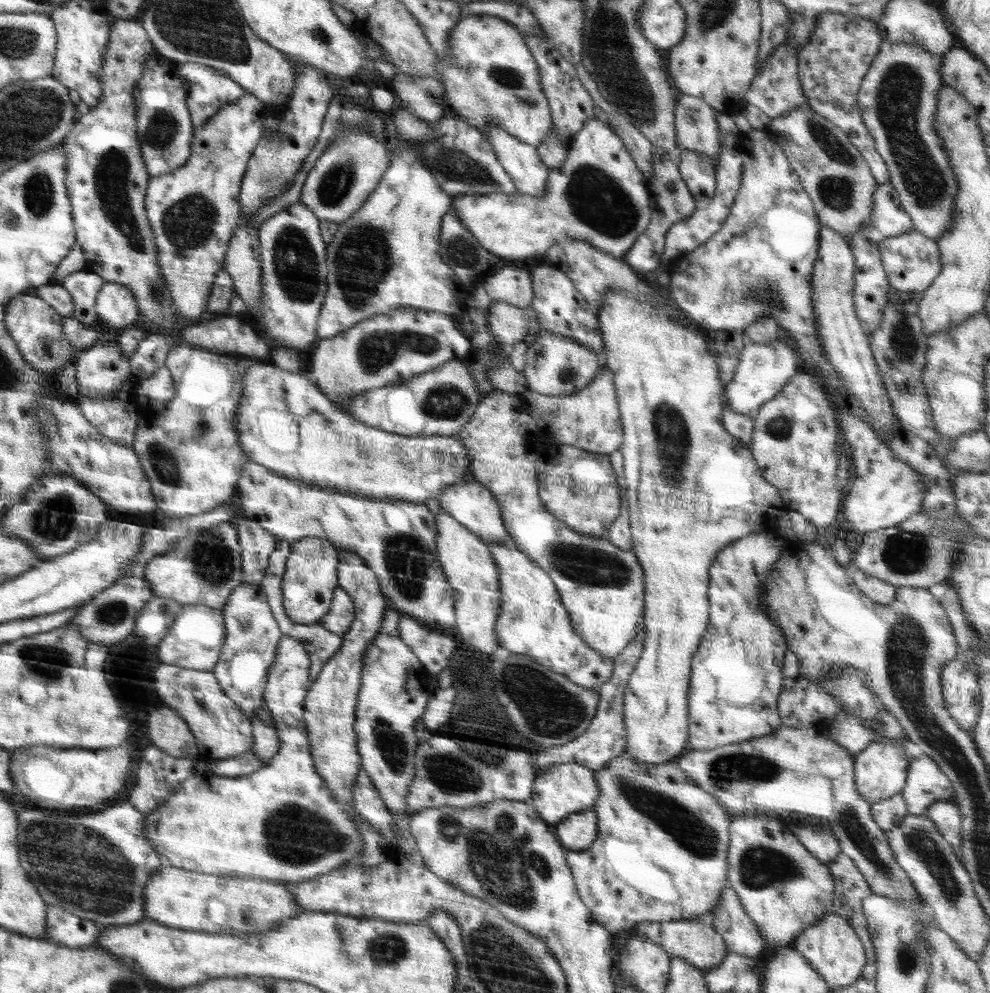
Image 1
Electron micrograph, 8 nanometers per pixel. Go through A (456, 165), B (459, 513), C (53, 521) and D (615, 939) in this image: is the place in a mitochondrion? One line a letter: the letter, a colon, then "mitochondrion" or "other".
A: mitochondrion
B: other
C: mitochondrion
D: other

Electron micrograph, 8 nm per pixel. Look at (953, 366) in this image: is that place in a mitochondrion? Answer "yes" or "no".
no

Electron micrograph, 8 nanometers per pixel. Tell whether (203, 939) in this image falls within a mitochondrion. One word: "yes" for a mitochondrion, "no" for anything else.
no

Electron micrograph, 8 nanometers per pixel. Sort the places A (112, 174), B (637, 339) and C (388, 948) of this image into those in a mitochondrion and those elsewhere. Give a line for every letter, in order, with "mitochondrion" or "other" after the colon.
A: mitochondrion
B: other
C: mitochondrion

